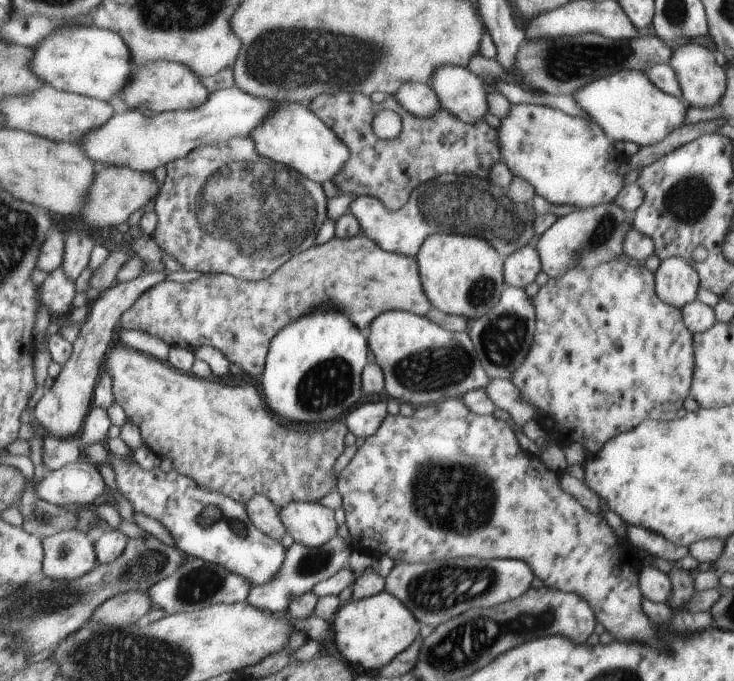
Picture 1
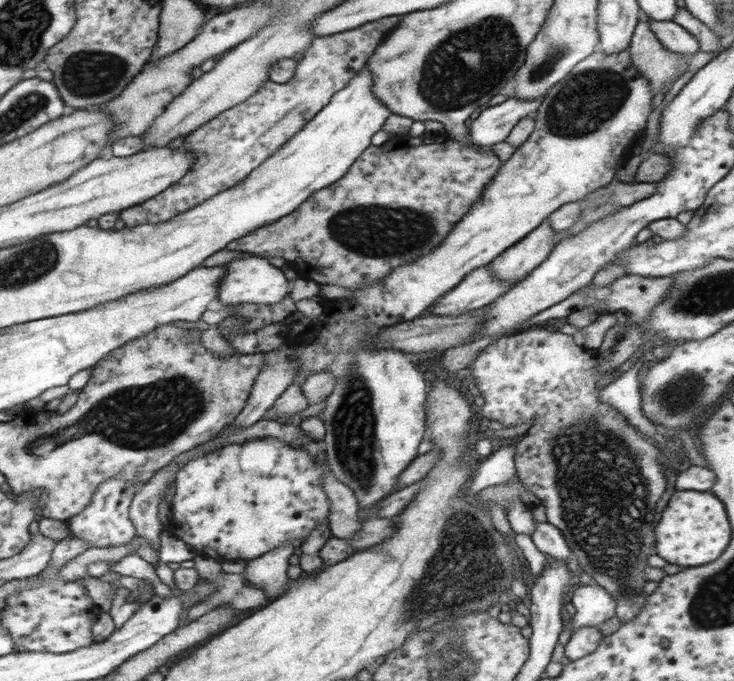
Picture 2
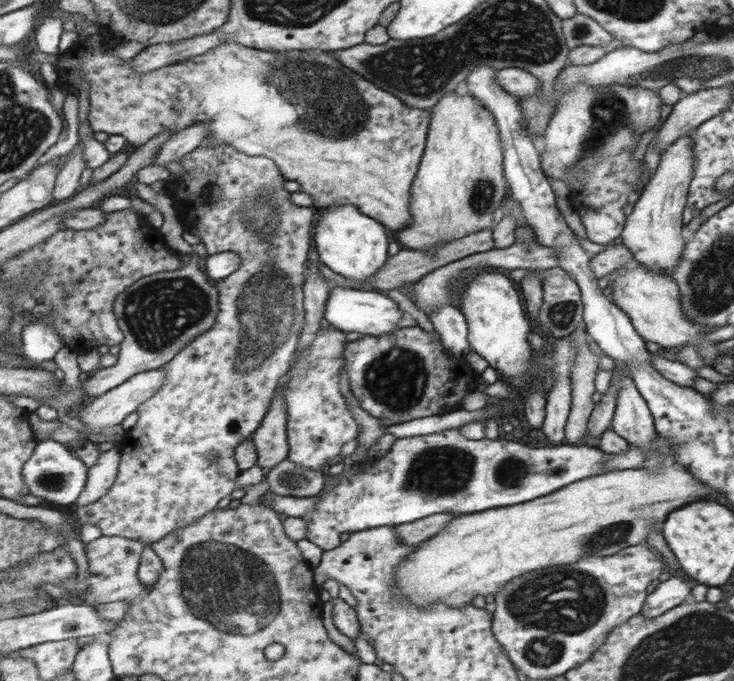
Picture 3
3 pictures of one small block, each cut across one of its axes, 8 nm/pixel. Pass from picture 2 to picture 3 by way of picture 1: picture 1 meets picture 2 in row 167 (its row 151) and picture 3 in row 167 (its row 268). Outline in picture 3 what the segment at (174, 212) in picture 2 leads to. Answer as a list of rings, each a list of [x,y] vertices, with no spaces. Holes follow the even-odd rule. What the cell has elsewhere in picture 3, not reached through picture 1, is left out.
[[[208,141],[193,153],[187,154],[182,160],[182,164],[190,172],[202,176],[204,180],[206,180],[206,176],[212,178],[212,194],[208,194],[208,202],[218,202],[218,206],[214,210],[206,212],[206,216],[202,216],[196,224],[198,226],[196,229],[199,230],[208,253],[215,255],[228,251],[237,252],[242,258],[242,267],[228,278],[215,280],[215,284],[221,292],[221,313],[214,328],[199,336],[191,345],[179,352],[172,362],[162,368],[169,372],[166,384],[158,394],[139,408],[138,411],[141,414],[139,423],[127,432],[128,439],[124,442],[123,450],[124,460],[121,464],[120,476],[116,485],[110,489],[110,492],[104,498],[96,503],[76,507],[76,515],[83,525],[95,524],[101,528],[106,536],[122,536],[132,540],[141,540],[147,544],[160,542],[169,534],[175,533],[181,528],[192,526],[207,517],[208,514],[214,513],[220,506],[220,502],[236,488],[236,476],[240,474],[240,470],[238,470],[238,460],[234,460],[234,448],[238,448],[240,443],[251,438],[258,431],[259,426],[263,424],[263,418],[267,416],[272,402],[275,401],[277,394],[281,394],[281,386],[285,386],[287,374],[291,373],[292,362],[296,362],[297,354],[301,353],[299,347],[300,337],[303,336],[304,329],[307,328],[306,297],[303,294],[303,286],[305,285],[304,262],[308,260],[308,252],[311,252],[310,232],[312,232],[315,207],[298,206],[290,200],[289,196],[292,192],[284,189],[284,183],[287,179],[272,158],[248,156],[243,151],[236,150],[231,146]]]

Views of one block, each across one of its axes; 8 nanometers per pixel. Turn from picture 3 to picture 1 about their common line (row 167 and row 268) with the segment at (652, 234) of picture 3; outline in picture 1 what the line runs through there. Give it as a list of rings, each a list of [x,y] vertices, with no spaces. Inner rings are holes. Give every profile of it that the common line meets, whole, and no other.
[[[680,256],[661,260],[655,274],[656,294],[670,306],[690,305],[696,300],[702,279],[696,269]]]

